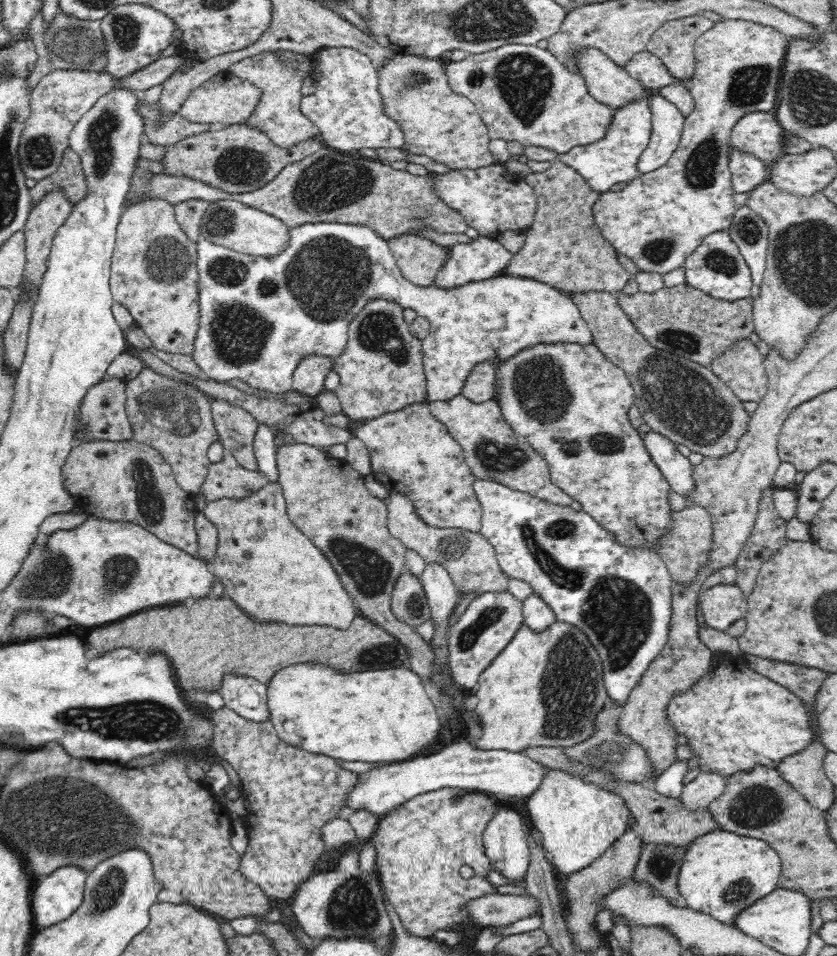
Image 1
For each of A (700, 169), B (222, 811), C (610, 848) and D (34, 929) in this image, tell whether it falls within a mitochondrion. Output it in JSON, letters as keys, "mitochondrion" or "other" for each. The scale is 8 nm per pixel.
{"A":"mitochondrion","B":"other","C":"other","D":"other"}

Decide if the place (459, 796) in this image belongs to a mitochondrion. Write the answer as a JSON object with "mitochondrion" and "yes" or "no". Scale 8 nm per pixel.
{"mitochondrion":"no"}

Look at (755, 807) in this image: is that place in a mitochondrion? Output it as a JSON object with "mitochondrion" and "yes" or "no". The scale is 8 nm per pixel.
{"mitochondrion":"yes"}

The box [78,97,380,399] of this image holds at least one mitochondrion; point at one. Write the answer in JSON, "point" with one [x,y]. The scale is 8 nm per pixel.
{"point":[327,277]}

